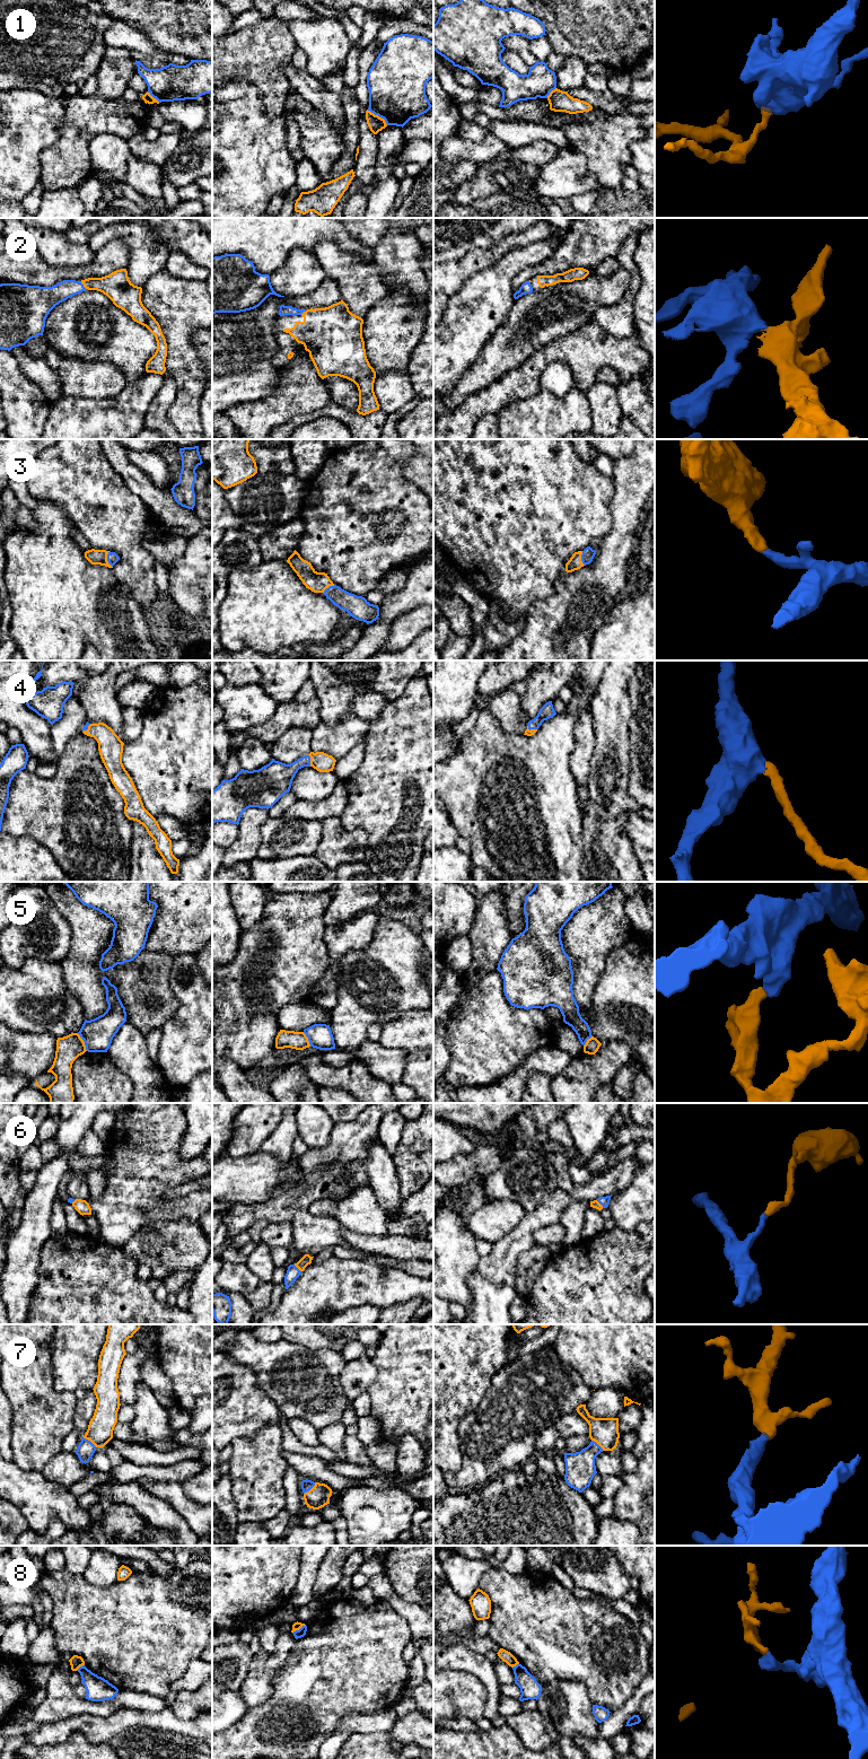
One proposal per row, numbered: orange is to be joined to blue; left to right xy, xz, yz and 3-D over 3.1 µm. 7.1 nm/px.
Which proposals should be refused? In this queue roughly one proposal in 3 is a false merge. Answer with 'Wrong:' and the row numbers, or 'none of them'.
Wrong: 1, 5, 8

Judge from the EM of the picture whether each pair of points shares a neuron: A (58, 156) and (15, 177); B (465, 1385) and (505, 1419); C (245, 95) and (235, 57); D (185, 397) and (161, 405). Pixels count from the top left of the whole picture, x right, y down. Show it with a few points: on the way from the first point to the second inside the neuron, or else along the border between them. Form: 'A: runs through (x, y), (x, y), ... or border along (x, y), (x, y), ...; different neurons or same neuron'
A: border along (55, 141), (40, 155), (38, 180); different neurons
B: border along (494, 1375), (481, 1403), (464, 1418); different neurons
C: border along (224, 80), (246, 79), (256, 88), (260, 97); different neurons
D: border along (168, 376), (175, 399), (167, 419), (175, 427); different neurons

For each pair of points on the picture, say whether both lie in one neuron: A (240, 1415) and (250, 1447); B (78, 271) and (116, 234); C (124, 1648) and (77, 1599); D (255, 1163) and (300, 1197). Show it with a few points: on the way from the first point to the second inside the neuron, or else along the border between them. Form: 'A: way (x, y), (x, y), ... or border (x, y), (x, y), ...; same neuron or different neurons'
A: border (271, 1425), (251, 1436), (236, 1437), (230, 1444); different neurons
B: border (129, 247), (121, 239), (112, 239), (95, 253); different neurons
C: way (112, 1636), (87, 1611); same neuron
D: border (296, 1160), (299, 1176), (282, 1181), (263, 1201); different neurons

